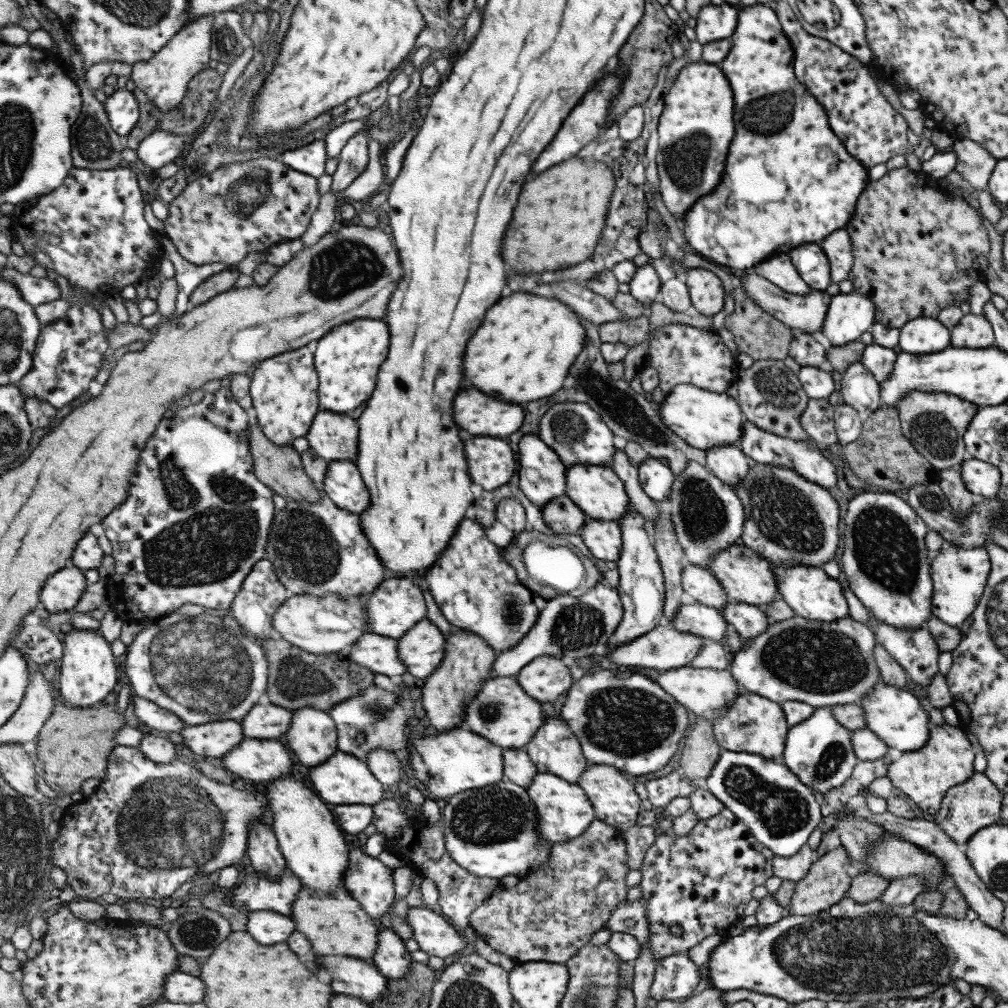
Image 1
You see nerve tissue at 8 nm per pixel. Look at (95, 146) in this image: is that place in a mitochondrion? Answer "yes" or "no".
yes

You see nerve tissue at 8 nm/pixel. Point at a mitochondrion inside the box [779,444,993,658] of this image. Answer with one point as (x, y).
(885, 548)

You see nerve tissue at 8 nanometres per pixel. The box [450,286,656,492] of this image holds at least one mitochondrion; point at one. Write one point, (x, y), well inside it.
(570, 429)

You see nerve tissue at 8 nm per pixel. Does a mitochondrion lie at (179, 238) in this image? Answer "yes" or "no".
no

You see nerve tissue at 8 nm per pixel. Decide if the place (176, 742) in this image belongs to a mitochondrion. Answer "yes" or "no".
no

